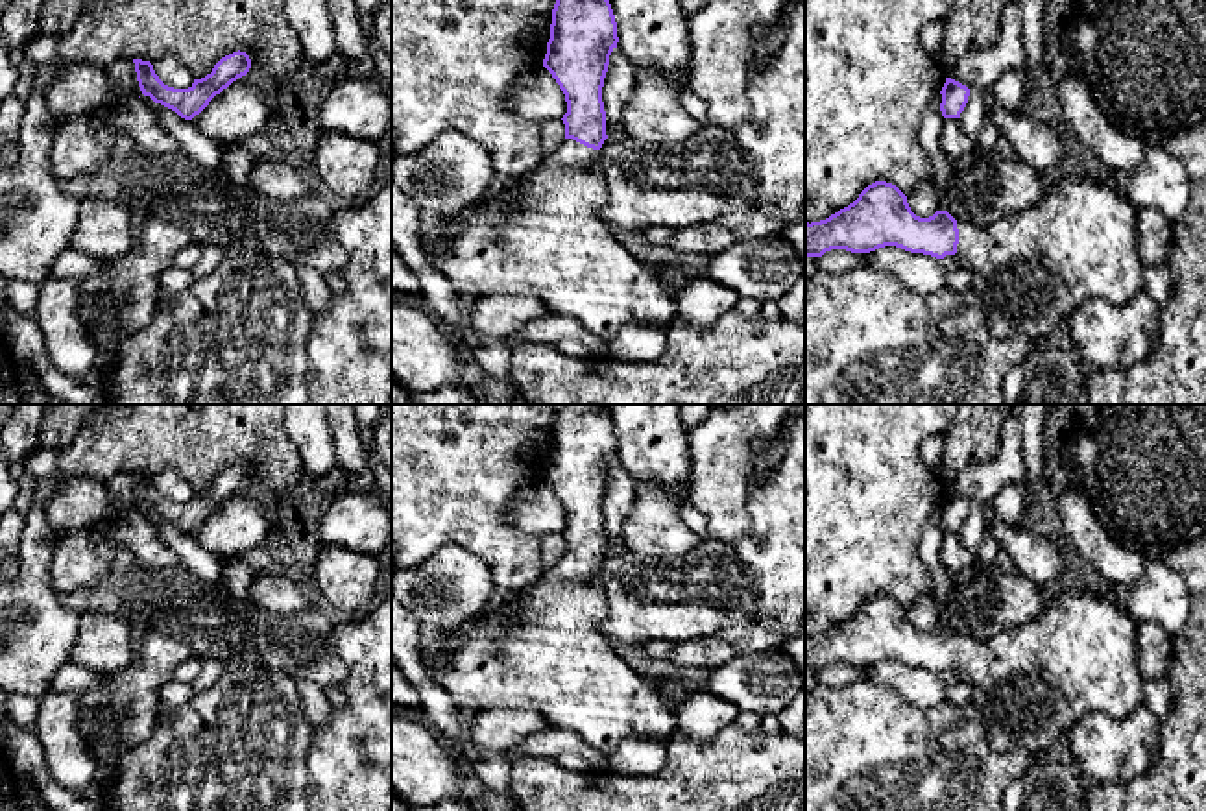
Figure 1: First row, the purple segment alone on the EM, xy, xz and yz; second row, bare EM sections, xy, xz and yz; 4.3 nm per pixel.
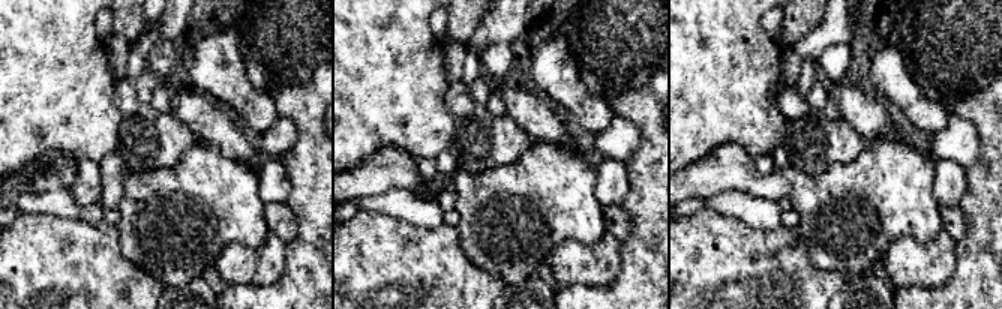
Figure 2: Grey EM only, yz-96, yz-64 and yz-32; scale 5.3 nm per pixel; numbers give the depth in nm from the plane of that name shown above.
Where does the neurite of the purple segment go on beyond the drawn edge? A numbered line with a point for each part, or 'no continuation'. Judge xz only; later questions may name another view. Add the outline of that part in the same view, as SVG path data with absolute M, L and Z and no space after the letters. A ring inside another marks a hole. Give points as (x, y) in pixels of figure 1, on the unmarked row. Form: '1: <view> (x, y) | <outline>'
1: xz (542, 649) | M565 552L541 578L519 591L506 593L482 615L443 630L441 650L449 663L436 671L423 654L434 684L443 687L458 708L475 709L530 709L539 713L547 726L576 732L589 746L609 756L626 739L648 737L665 741L678 730L676 711L670 709L652 680L637 674L611 647L600 630L608 615L608 597L602 586L600 563Z

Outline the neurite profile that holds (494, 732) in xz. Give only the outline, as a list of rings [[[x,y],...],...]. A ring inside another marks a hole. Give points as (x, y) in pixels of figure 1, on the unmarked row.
[[[480,709],[471,724],[471,739],[484,757],[508,754],[547,720],[530,709]]]

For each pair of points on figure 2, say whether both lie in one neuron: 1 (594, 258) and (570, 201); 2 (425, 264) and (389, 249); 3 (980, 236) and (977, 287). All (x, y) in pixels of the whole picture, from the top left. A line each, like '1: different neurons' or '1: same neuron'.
1: different neurons
2: same neuron
3: same neuron

